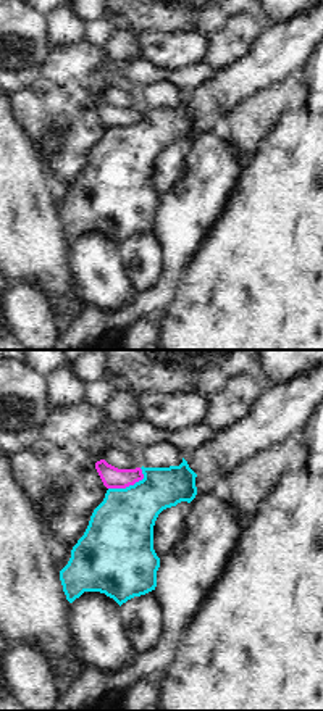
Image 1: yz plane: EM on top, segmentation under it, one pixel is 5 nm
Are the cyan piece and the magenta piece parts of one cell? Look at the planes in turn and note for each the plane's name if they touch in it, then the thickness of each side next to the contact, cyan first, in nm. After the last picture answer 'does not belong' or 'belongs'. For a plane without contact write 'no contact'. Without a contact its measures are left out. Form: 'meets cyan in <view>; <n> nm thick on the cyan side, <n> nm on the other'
meets cyan in yz; 340 nm thick on the cyan side, 110 nm on the other

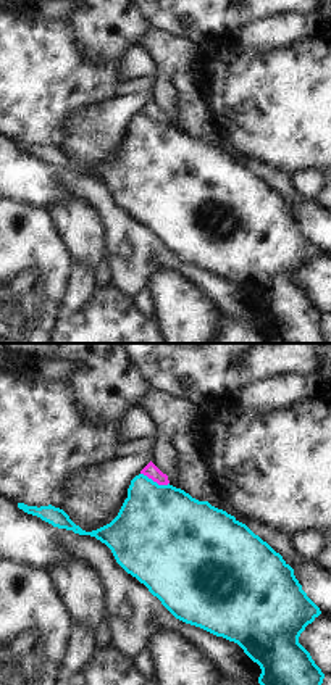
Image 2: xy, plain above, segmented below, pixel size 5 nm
meets cyan in xy; 460 nm thick on the cyan side, 70 nm on the other

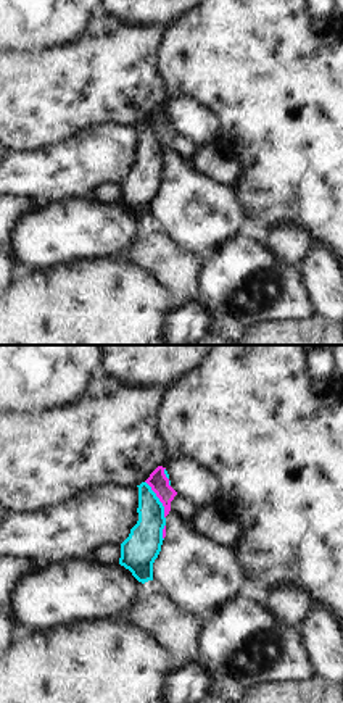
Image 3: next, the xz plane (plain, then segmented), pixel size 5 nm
meets cyan in xz; 180 nm thick on the cyan side, 100 nm on the other

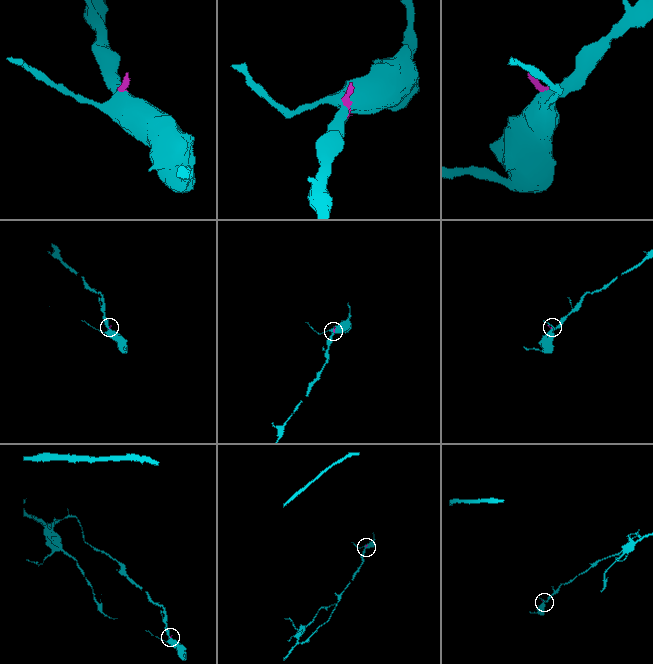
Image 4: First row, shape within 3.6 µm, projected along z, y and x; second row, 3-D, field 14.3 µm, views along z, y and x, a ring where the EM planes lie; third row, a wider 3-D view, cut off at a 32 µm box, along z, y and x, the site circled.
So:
does not belong

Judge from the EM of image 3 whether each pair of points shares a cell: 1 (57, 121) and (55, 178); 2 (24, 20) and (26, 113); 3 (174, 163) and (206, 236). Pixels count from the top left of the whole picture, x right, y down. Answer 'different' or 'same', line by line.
1: different
2: different
3: same

